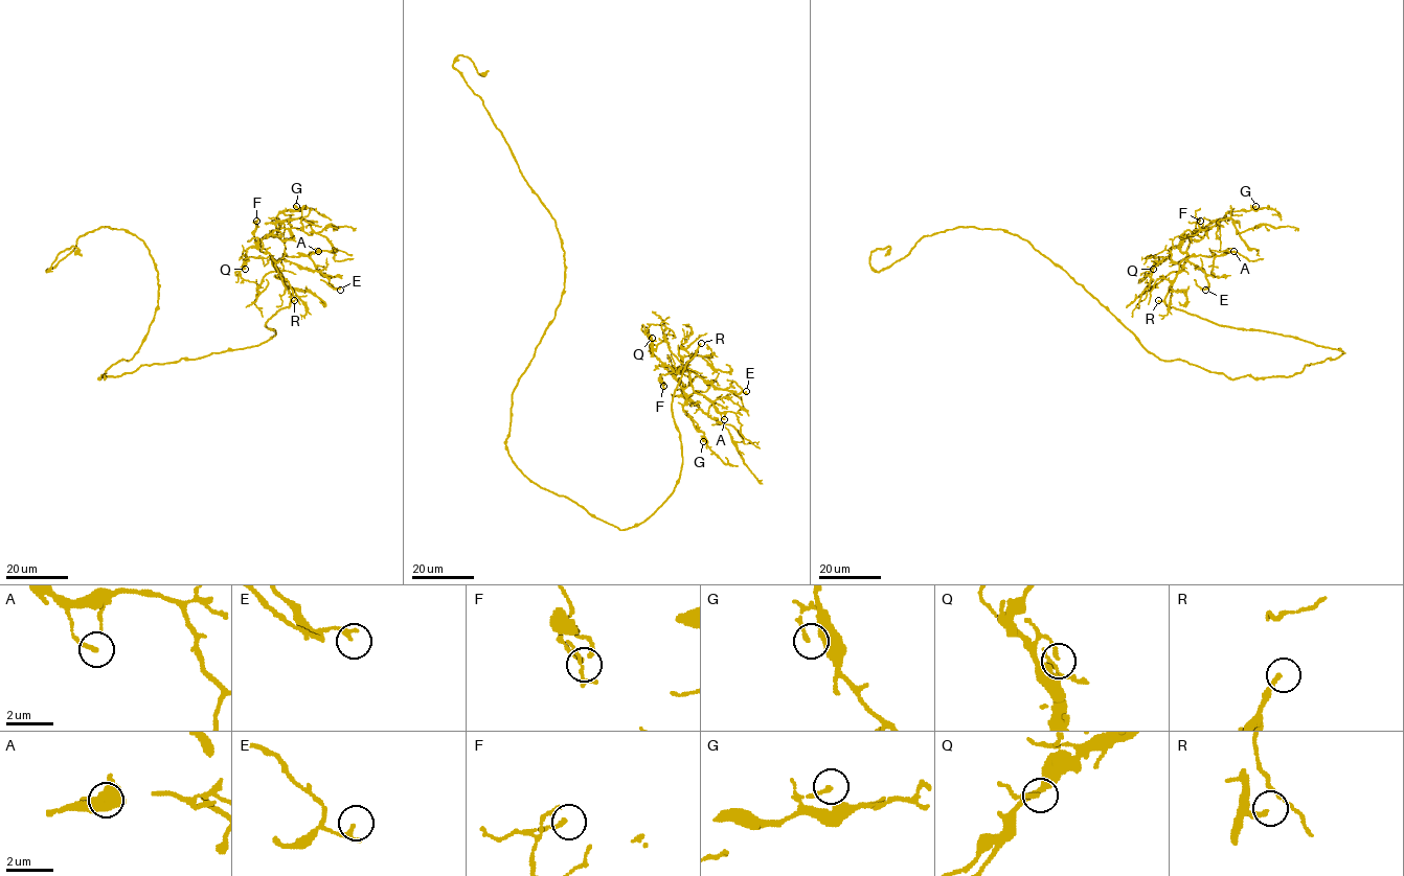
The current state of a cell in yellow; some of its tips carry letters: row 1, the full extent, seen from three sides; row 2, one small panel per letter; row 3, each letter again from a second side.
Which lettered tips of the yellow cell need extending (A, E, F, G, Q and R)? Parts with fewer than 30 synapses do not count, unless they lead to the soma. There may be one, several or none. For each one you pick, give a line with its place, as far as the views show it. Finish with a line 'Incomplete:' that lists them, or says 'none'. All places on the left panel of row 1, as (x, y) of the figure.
R: Place: (294, 300)
Incomplete: R

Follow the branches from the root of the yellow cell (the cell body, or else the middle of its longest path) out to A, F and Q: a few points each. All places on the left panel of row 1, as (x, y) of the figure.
A: (118, 376), (142, 365), (266, 342), (275, 333), (266, 323), (291, 302), (280, 260), (318, 251)
F: (118, 376), (142, 365), (255, 346), (275, 333), (266, 323), (290, 305), (291, 295), (253, 236), (256, 221)
Q: (118, 376), (272, 337), (266, 323), (290, 305), (288, 287), (268, 253), (249, 247), (245, 269)

